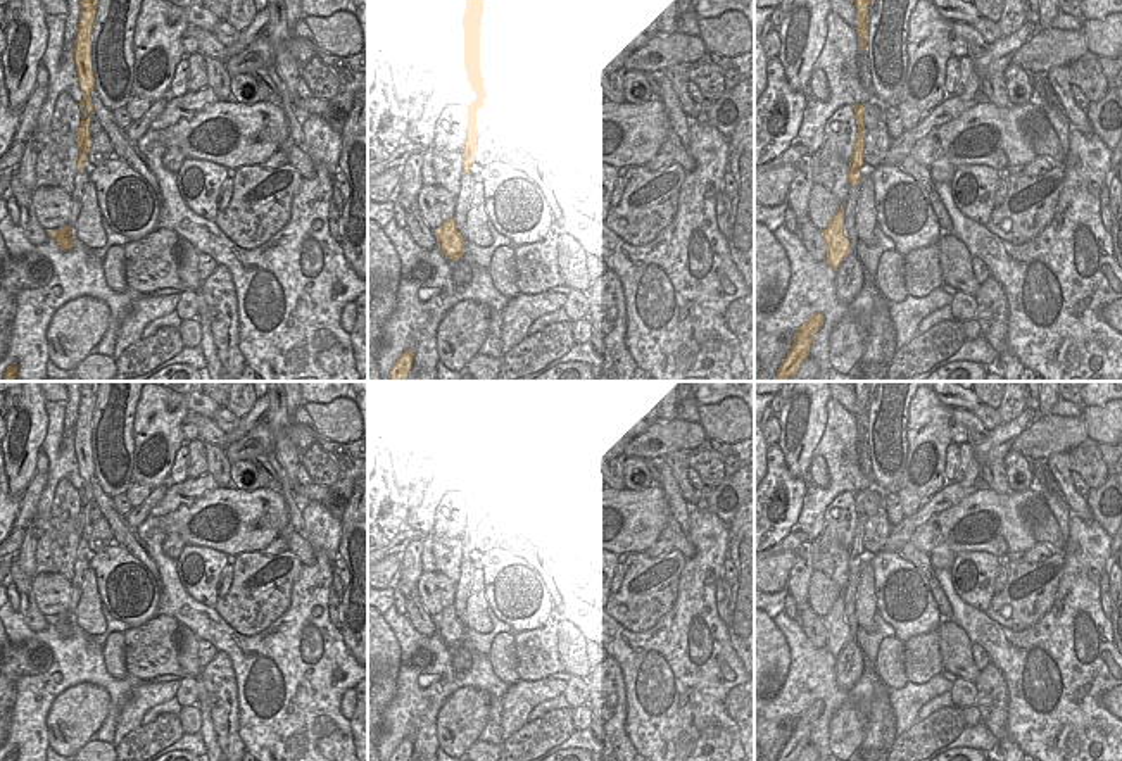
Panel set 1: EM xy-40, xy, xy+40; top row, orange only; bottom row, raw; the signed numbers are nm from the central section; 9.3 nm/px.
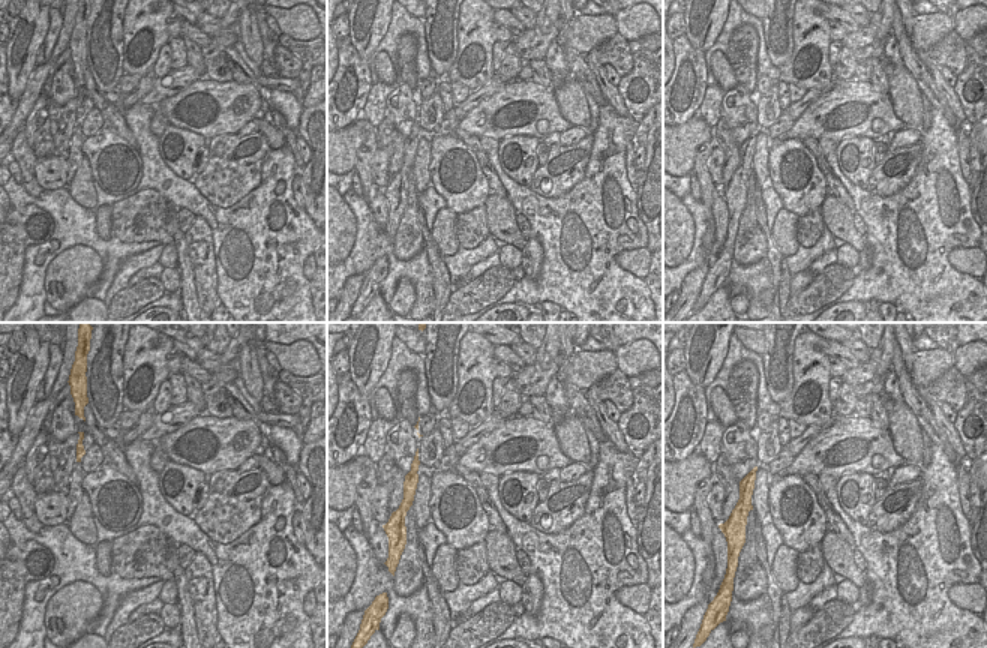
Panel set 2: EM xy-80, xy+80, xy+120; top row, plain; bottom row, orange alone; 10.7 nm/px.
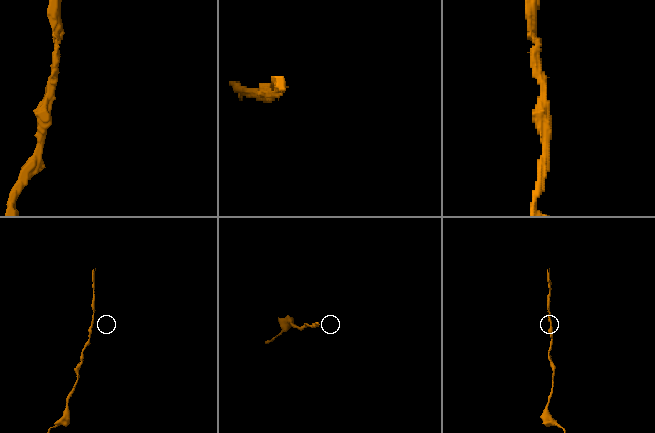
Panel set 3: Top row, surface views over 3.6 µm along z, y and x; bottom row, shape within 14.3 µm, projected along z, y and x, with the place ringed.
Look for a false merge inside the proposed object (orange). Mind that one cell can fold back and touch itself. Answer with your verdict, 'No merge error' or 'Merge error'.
No merge error.

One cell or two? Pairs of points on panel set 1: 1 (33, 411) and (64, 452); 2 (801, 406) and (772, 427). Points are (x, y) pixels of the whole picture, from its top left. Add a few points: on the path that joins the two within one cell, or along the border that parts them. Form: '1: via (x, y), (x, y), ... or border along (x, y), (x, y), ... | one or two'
1: border along (45, 401), (47, 435), (40, 449) | two
2: border along (775, 415), (779, 423), (777, 442) | two

